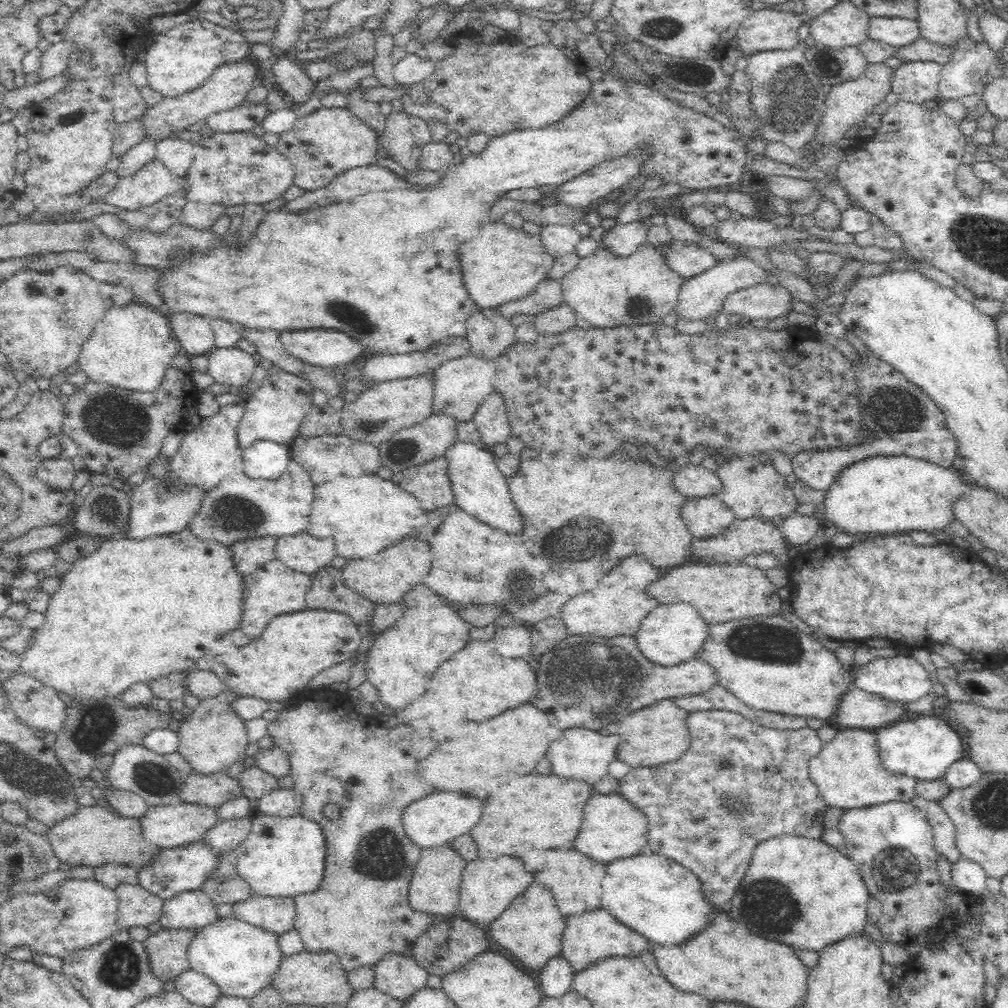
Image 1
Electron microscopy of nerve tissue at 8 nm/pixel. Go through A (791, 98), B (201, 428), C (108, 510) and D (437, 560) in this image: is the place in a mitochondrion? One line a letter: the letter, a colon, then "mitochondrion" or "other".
A: mitochondrion
B: other
C: mitochondrion
D: other

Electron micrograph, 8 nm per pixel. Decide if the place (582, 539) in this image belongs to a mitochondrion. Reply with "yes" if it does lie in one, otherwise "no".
yes

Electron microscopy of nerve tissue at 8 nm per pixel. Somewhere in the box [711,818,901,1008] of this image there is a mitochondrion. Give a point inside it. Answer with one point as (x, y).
(778, 915)

